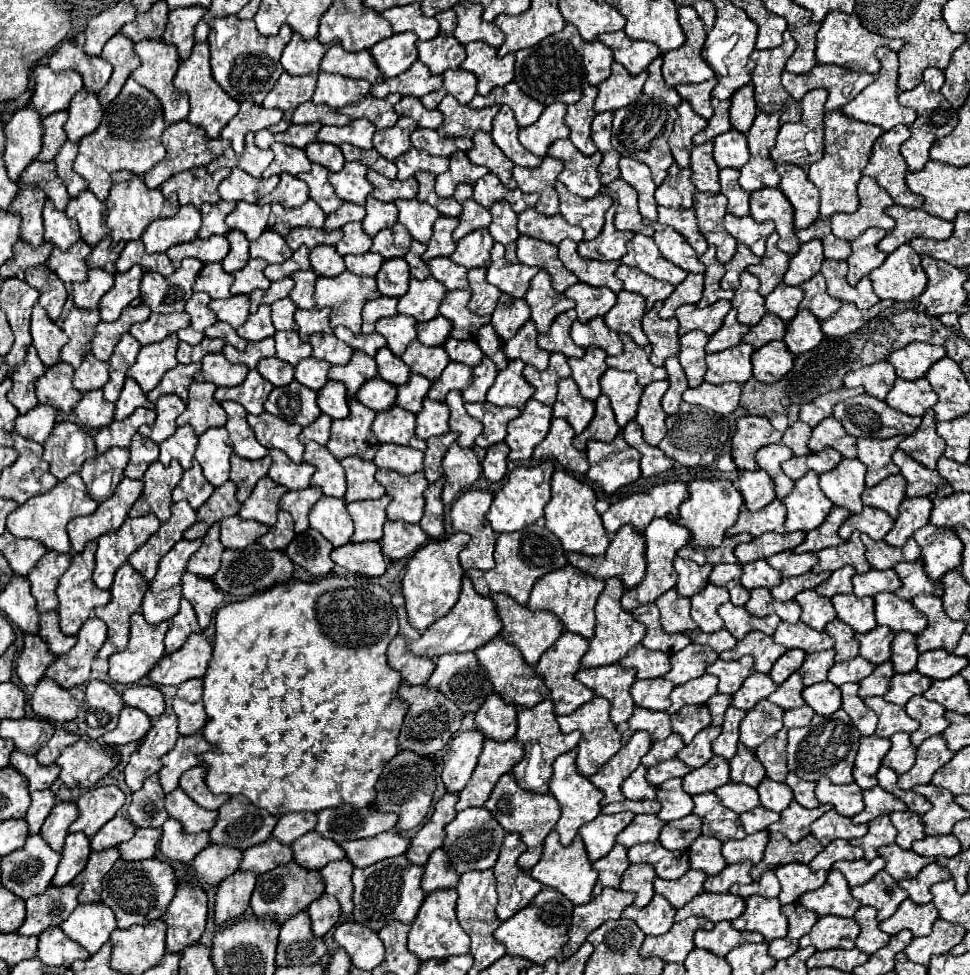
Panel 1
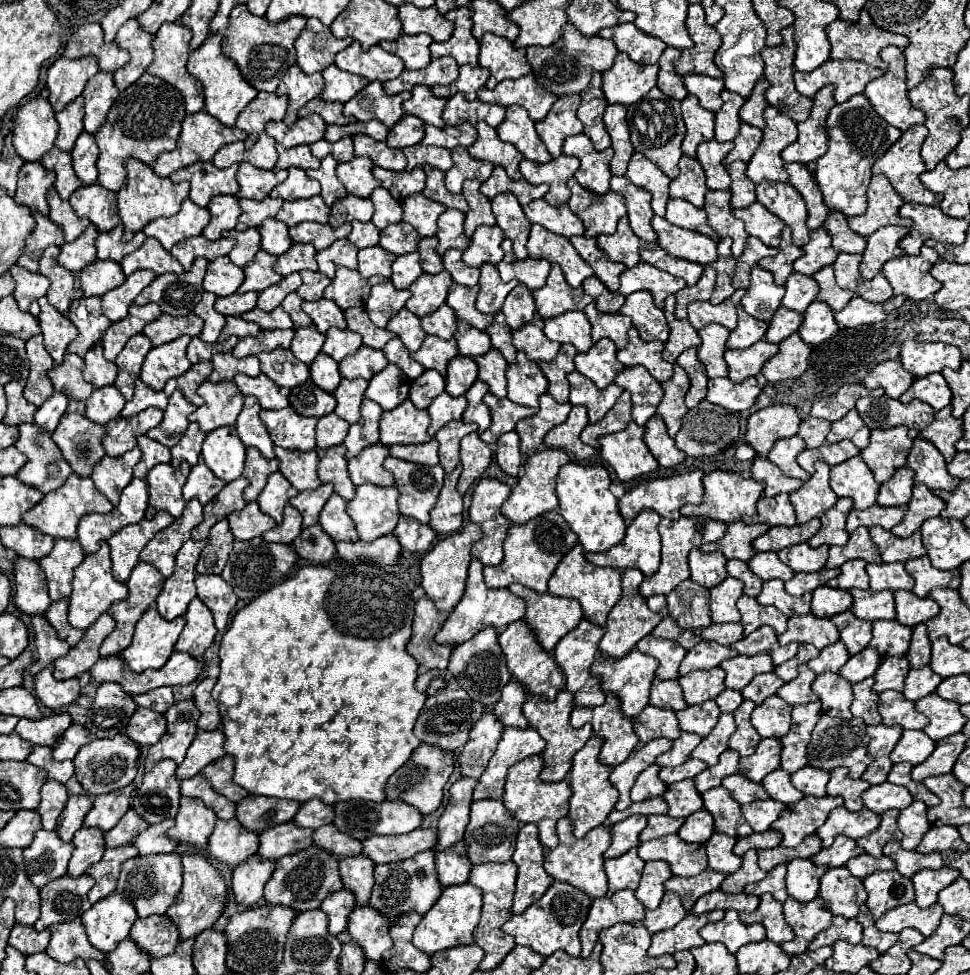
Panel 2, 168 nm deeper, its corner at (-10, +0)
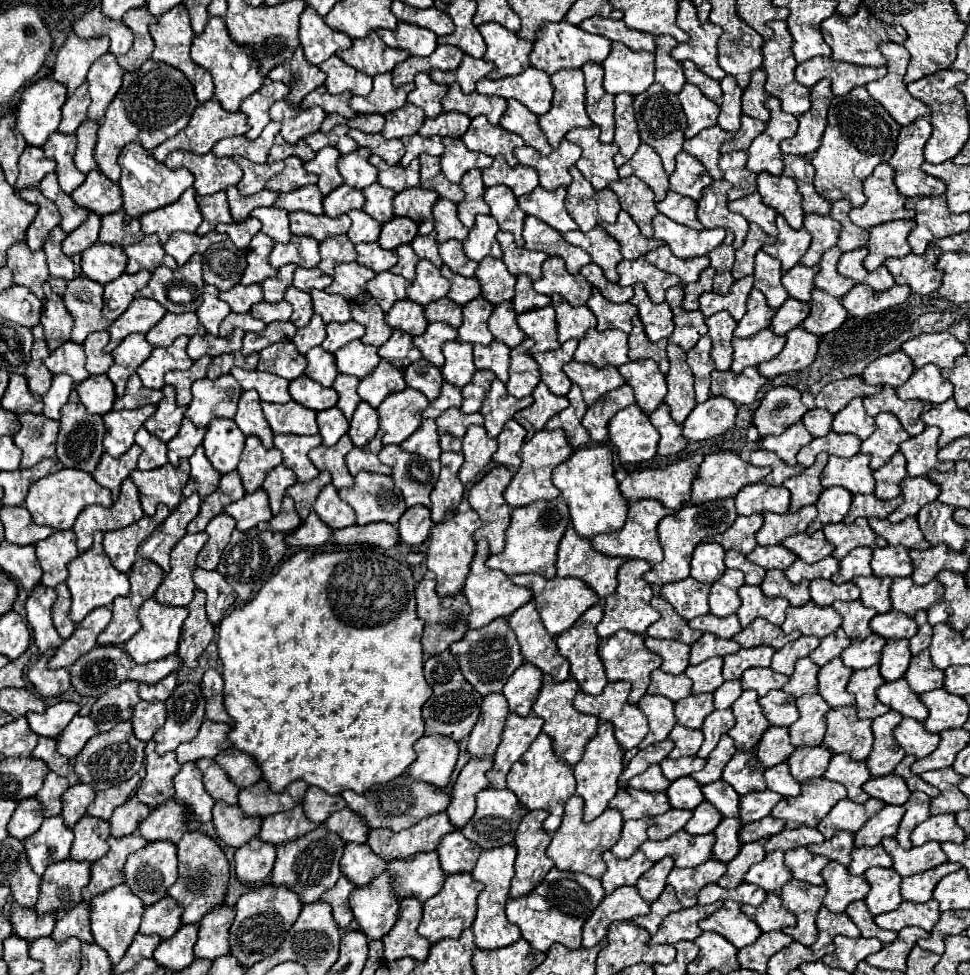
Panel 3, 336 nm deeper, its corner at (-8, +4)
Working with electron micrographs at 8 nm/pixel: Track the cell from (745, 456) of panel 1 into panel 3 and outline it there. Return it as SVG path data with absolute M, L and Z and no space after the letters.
M792 386L772 388L754 412L754 426L760 436L780 434L788 426L802 420L808 408L802 404L802 394Z

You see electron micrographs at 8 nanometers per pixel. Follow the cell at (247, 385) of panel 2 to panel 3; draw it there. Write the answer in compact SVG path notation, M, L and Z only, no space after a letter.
M232 368L230 372L238 384L242 386L242 390L256 390L260 394L260 400L264 402L274 402L274 404L286 404L290 400L288 394L288 380L268 374L268 372L248 372L242 368Z

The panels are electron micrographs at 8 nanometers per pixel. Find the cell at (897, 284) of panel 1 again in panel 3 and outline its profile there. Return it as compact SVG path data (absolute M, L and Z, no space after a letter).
M936 248L936 252L926 252L922 256L908 254L904 258L888 258L884 266L890 270L896 284L908 284L912 292L918 294L930 294L938 290L942 282L942 272L936 270L940 254L942 250Z

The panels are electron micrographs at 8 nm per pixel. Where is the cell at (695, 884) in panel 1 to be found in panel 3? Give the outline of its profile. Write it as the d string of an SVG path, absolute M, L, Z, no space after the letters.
M708 860L696 868L674 868L668 876L668 884L674 886L676 896L684 908L696 906L698 892L712 882L718 882L718 878L726 872L726 864Z

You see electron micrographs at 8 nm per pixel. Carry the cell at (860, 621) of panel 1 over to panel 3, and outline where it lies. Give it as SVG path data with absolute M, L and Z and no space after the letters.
M868 576L868 578L856 578L854 584L862 590L860 600L866 608L874 608L876 612L890 612L892 610L892 604L890 604L892 578Z

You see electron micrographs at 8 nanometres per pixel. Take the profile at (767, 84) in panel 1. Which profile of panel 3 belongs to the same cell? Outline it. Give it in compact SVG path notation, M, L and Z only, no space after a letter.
M774 20L770 22L774 36L764 42L762 68L768 74L766 92L770 96L780 98L782 108L794 116L804 114L810 108L810 90L796 82L794 70L798 62L792 54L792 36L788 32L786 22Z

